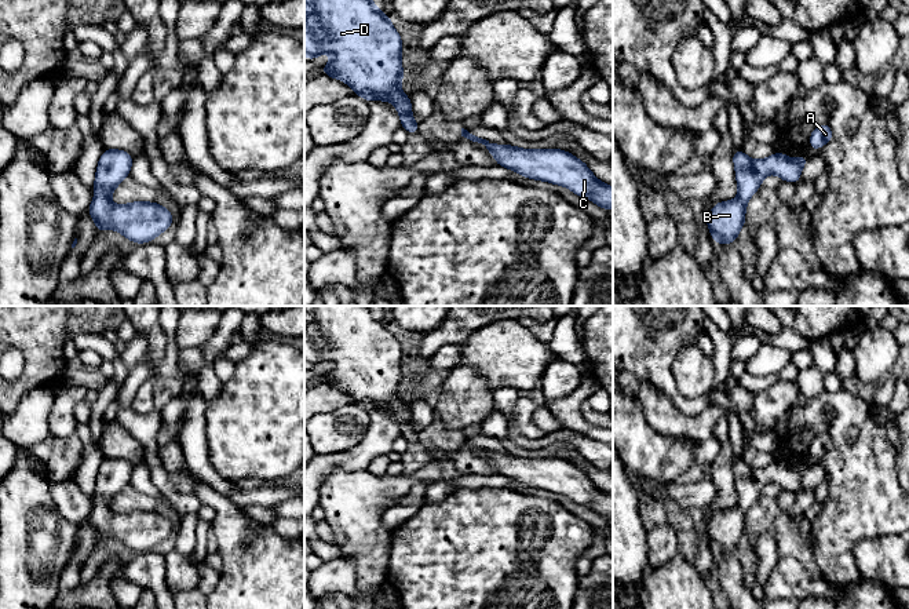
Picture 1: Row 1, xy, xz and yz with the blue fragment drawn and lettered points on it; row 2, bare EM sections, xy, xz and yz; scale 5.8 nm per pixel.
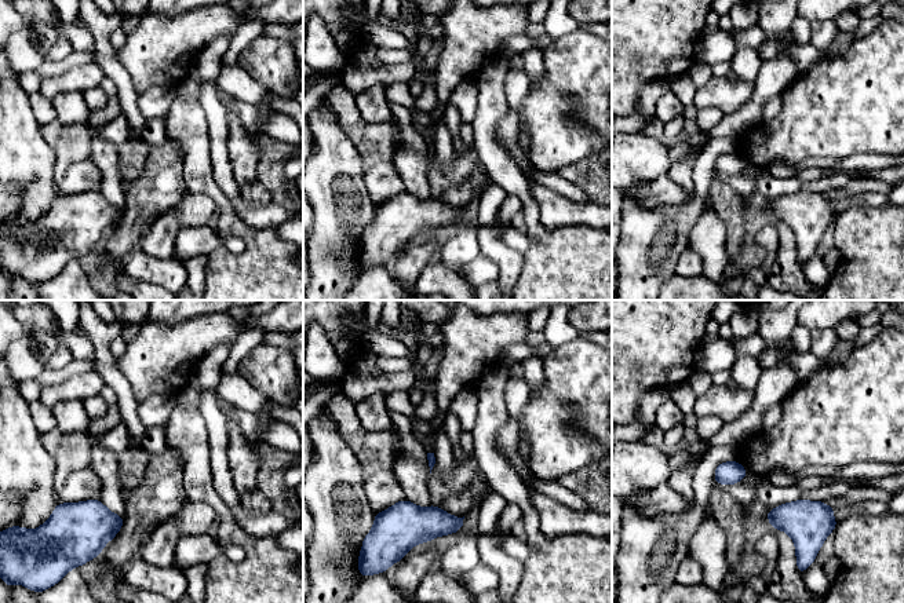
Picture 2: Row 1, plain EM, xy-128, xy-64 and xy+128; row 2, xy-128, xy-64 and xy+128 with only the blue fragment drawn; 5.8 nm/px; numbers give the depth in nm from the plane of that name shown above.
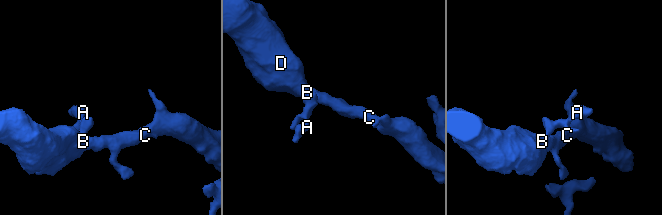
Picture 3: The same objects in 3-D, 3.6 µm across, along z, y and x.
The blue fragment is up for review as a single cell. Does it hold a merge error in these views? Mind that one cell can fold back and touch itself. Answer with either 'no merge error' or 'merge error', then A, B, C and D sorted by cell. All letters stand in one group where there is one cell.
no merge error | A B C D

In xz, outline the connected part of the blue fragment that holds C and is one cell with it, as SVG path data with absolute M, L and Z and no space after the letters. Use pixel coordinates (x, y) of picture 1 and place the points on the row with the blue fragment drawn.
M461 128L461 136L482 143L500 167L529 179L565 186L606 211L613 208L613 187L596 179L585 163L572 153L561 149L529 150L511 145L493 145L464 128Z

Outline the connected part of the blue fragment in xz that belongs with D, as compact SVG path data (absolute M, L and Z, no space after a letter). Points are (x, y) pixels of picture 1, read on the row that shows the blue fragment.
M304 0L304 56L315 61L320 54L333 56L322 66L321 73L348 84L355 95L368 102L391 102L399 113L401 127L409 134L419 134L410 98L401 90L404 79L401 36L390 17L372 0Z

